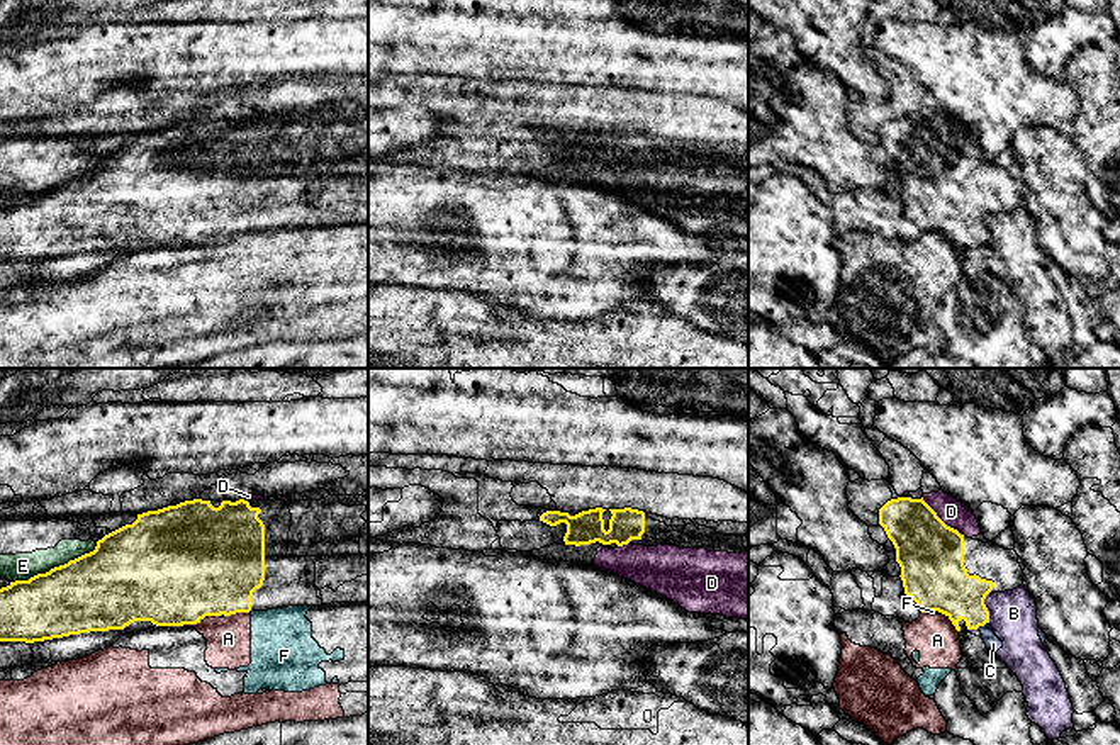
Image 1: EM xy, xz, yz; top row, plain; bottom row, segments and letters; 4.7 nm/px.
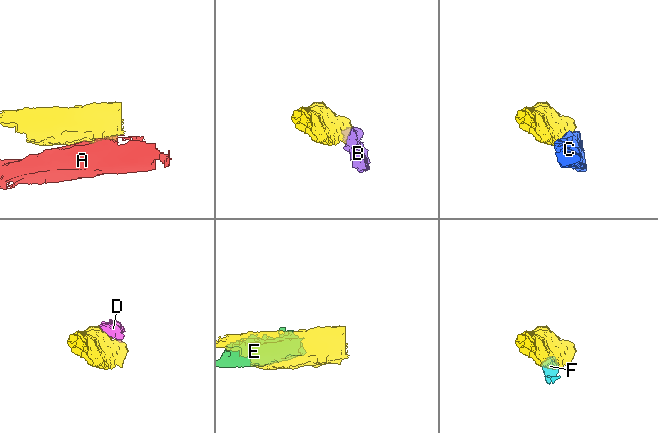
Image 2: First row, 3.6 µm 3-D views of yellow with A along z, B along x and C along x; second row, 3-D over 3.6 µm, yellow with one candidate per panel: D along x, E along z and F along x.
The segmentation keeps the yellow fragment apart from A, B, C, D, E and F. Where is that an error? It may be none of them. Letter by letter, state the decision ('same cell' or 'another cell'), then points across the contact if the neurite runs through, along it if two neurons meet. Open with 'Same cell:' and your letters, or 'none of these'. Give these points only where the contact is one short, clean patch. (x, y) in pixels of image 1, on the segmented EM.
Same cell: D
A: another cell | along xy (248, 611), (224, 616)
B: another cell | along yz (990, 591), (985, 599), (988, 621)
C: another cell
D: same cell | across yz (930, 554), (930, 530), (940, 520), (951, 511)
E: another cell
F: another cell | along yz (930, 611), (939, 613)

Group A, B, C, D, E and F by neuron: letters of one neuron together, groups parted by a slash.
A F / B C / D / E

